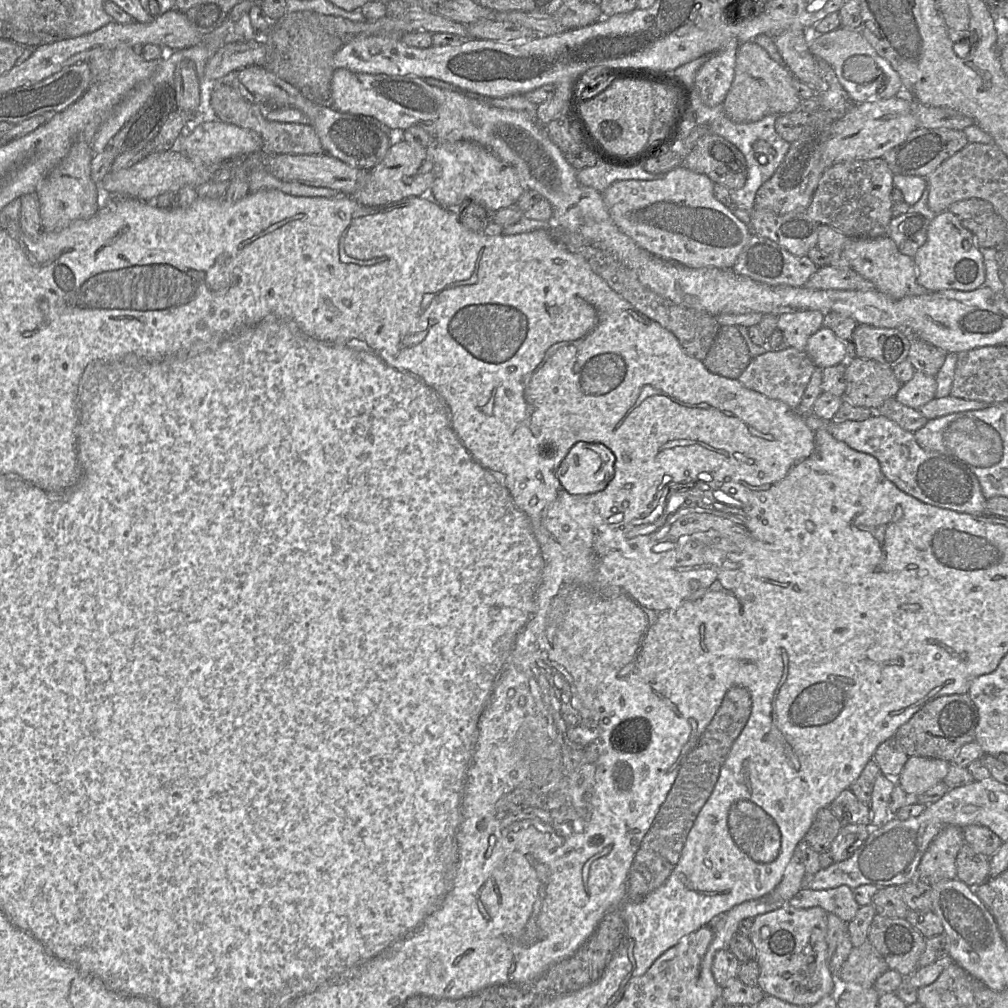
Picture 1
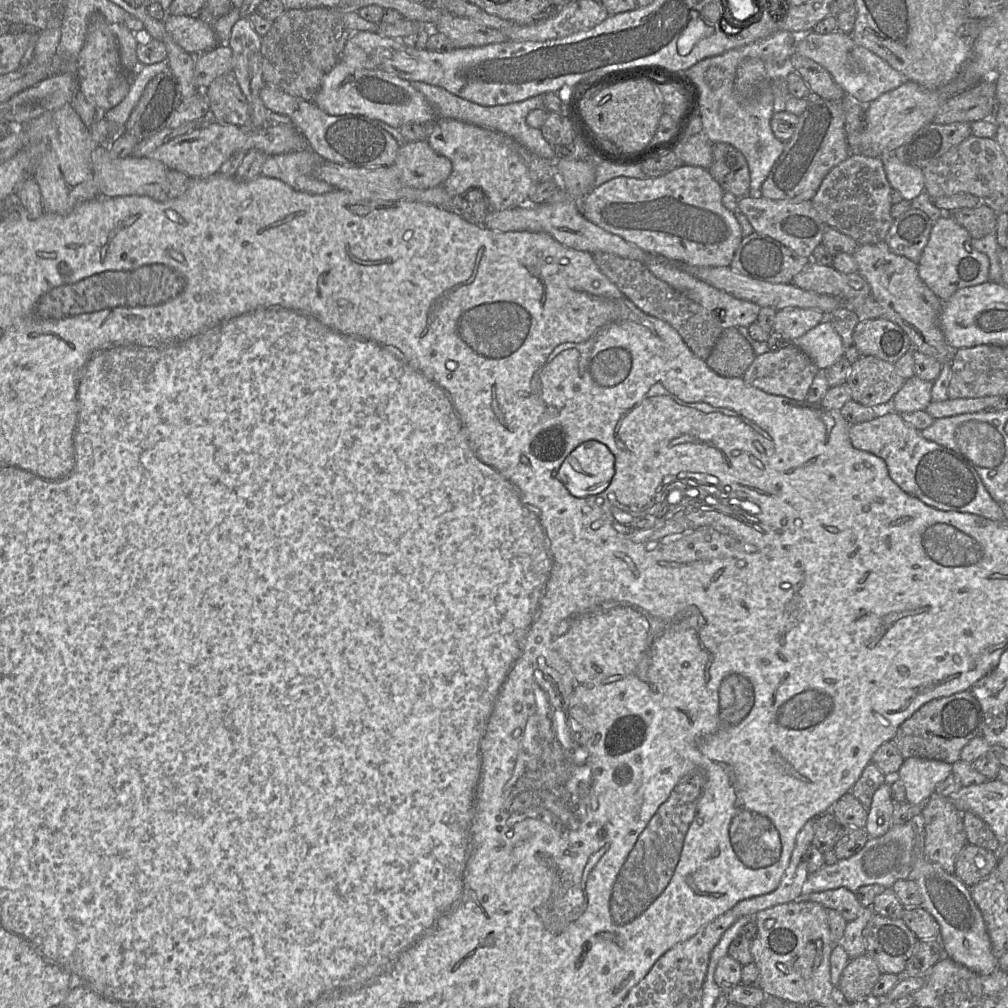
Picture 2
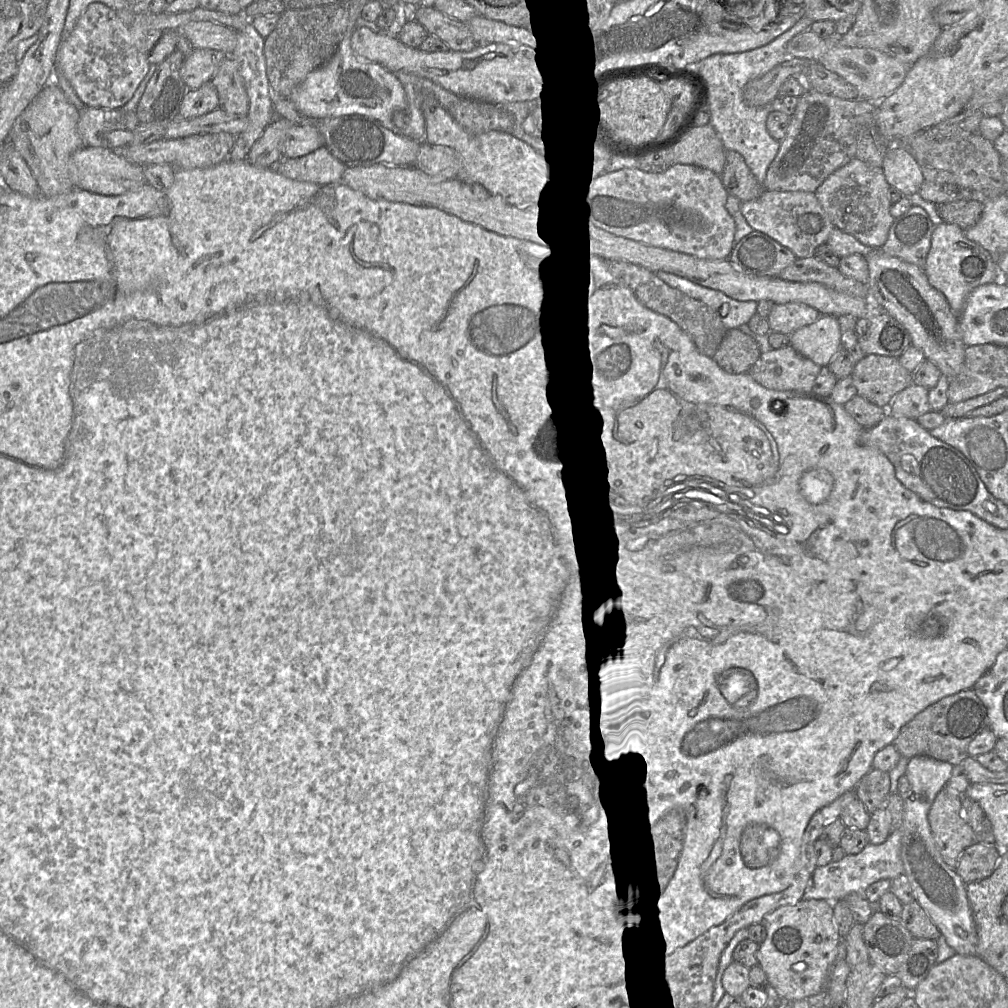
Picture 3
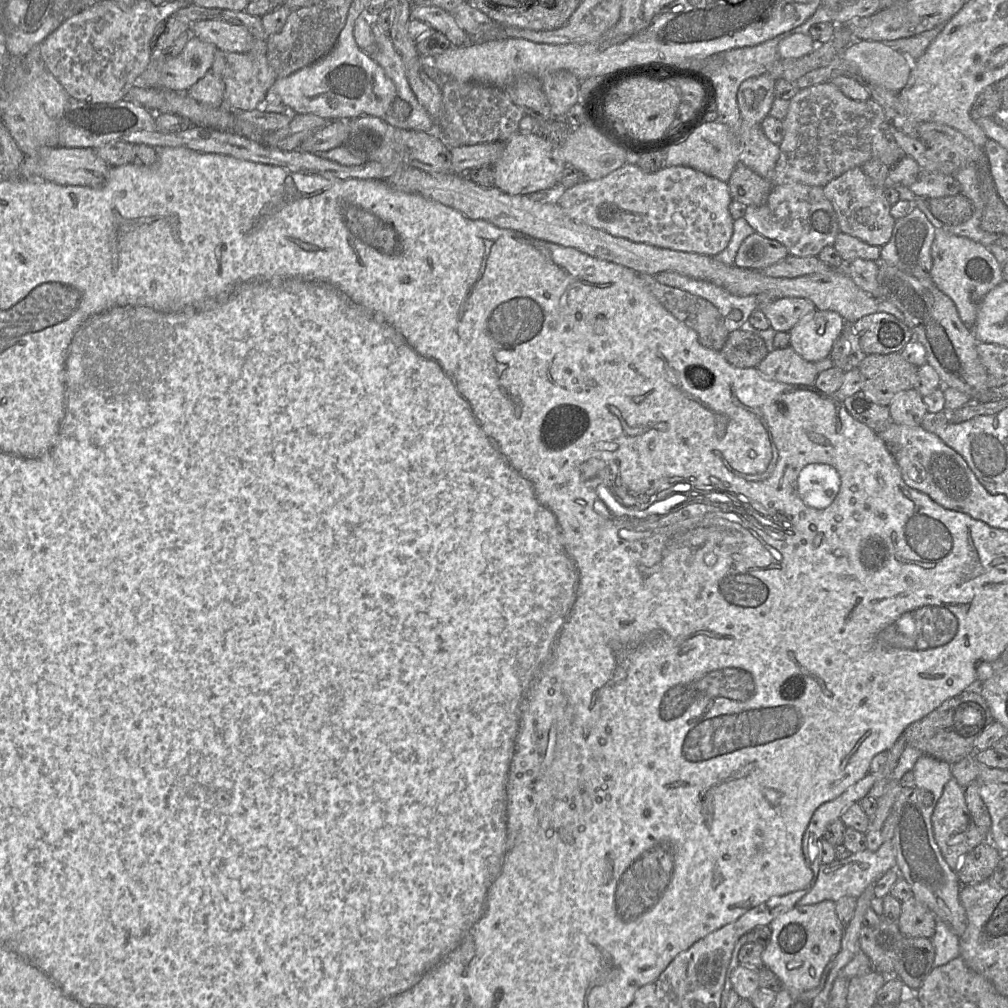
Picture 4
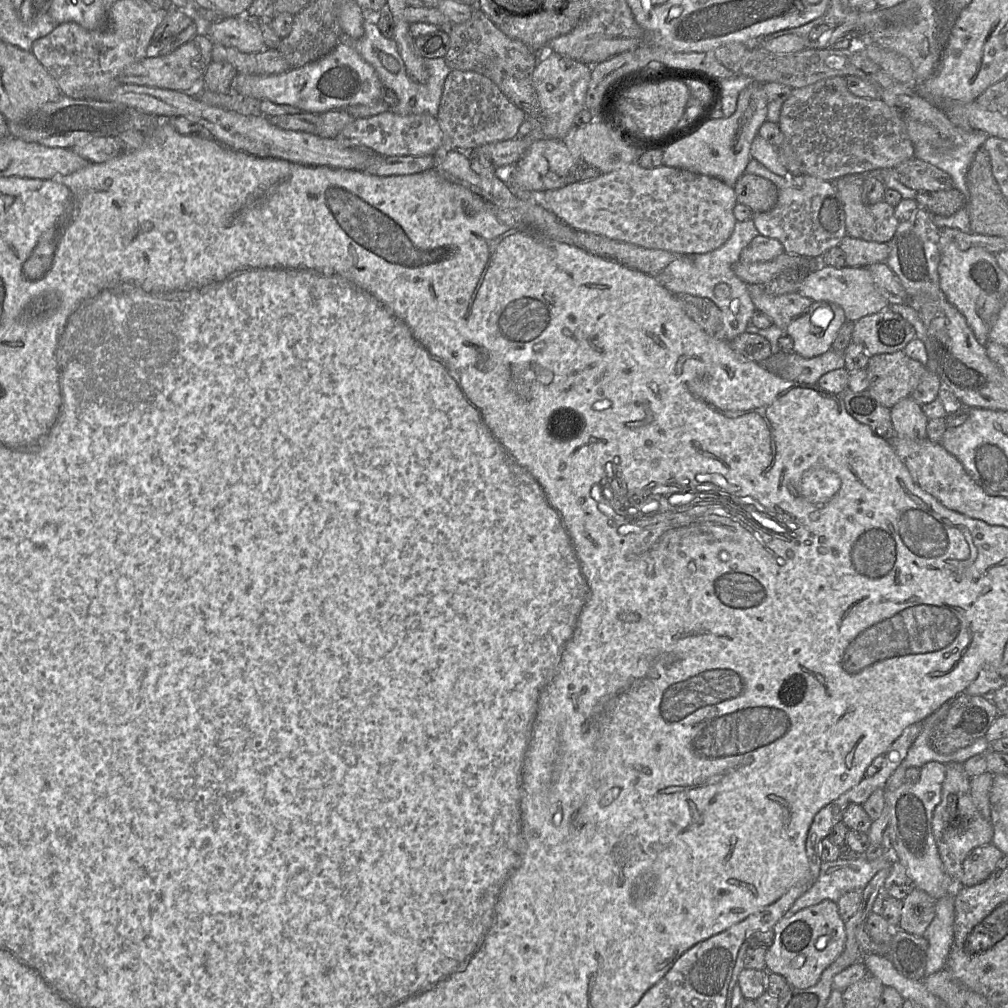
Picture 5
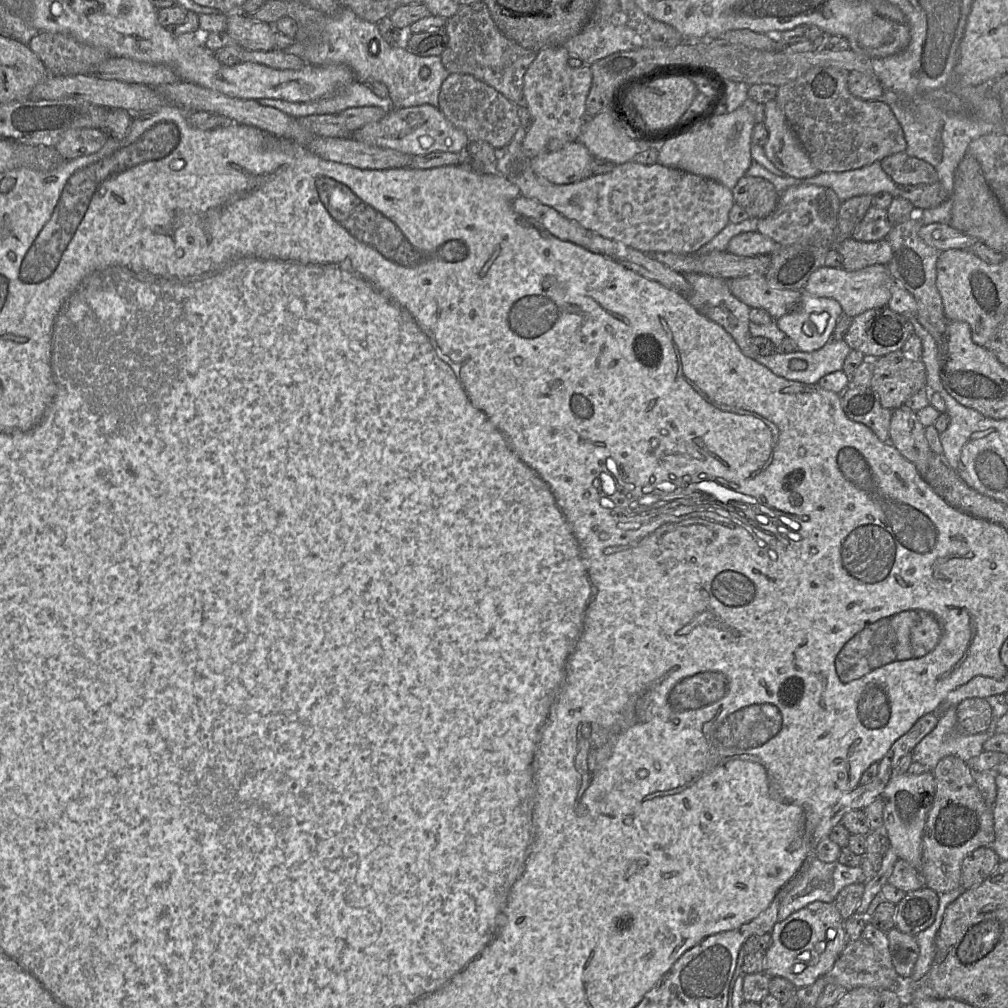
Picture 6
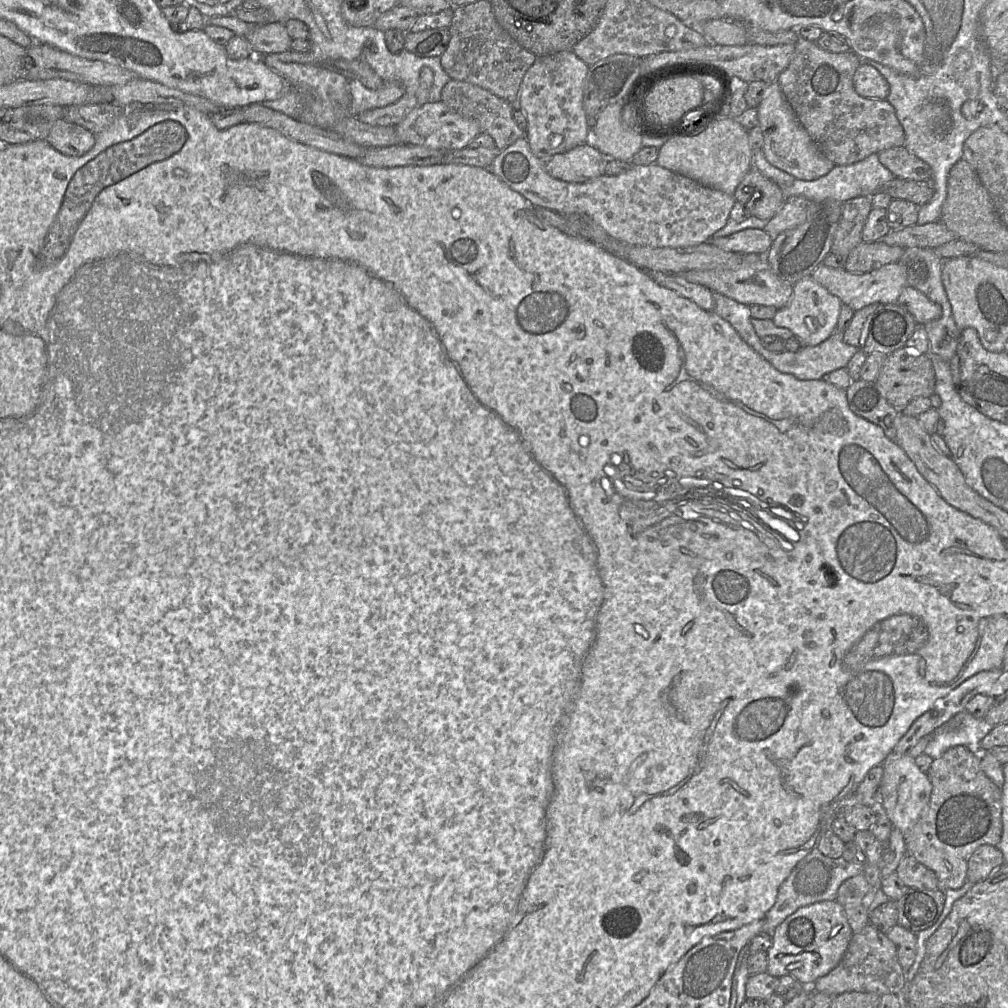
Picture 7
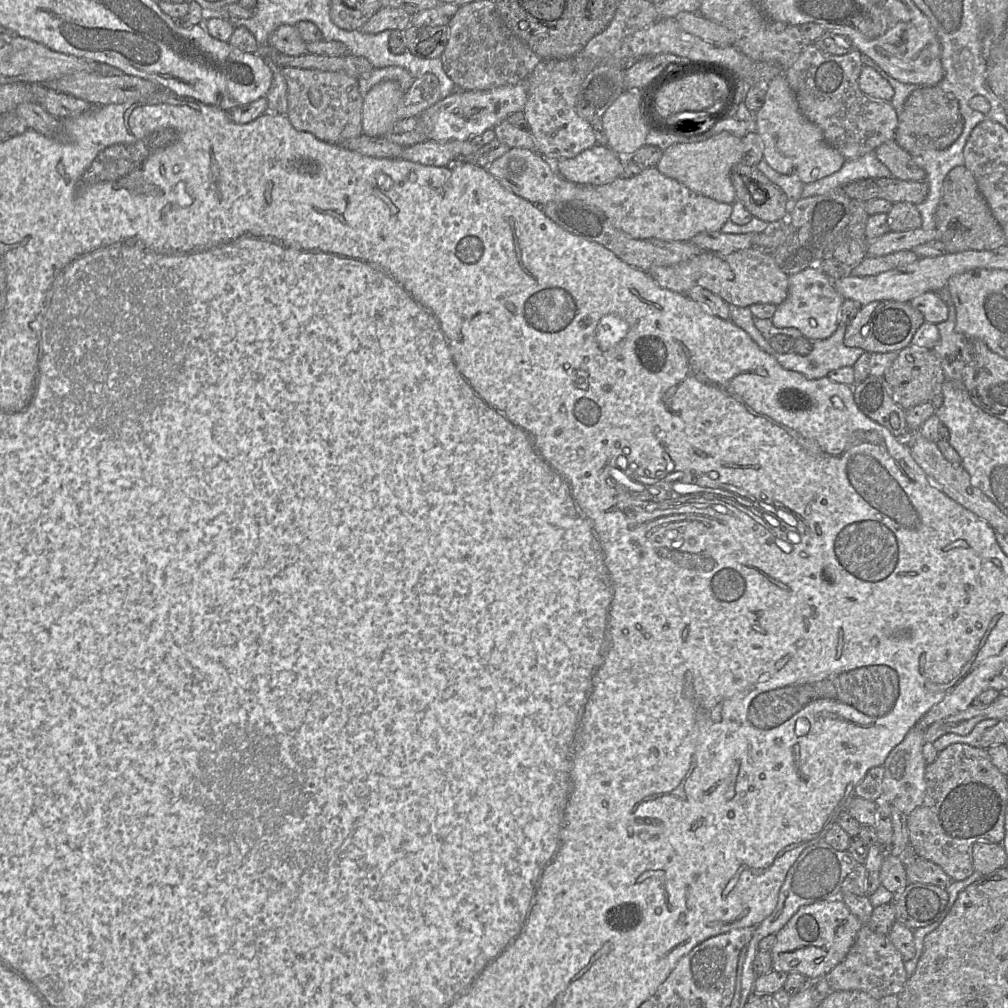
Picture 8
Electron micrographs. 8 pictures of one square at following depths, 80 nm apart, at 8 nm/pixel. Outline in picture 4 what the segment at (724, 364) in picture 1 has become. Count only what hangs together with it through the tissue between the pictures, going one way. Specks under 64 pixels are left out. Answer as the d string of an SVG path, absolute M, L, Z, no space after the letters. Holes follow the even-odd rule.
M741 329L729 333L720 352L736 368L757 367L769 353L763 339Z

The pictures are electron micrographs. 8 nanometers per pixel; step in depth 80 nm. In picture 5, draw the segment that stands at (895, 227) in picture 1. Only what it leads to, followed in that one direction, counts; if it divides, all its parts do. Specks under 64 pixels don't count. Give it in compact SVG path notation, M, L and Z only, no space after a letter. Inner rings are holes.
M919 207L908 220L899 222L892 239L888 242L889 255L885 263L896 275L908 297L921 293L943 294L939 285L940 239L937 228L930 214Z

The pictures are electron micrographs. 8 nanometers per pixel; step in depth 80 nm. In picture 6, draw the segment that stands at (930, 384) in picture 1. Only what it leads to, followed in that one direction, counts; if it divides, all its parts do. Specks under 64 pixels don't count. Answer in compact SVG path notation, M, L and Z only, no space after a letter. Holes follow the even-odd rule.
M903 405L892 411L890 441L901 455L913 463L921 476L934 454L925 436L925 427L916 412Z

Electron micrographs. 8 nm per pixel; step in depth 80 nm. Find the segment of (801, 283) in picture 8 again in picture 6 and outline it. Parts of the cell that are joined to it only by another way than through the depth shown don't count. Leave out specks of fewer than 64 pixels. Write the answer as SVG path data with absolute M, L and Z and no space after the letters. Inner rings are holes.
M803 292L800 306L774 321L794 340L798 351L813 352L832 339L842 314L843 309L836 300Z

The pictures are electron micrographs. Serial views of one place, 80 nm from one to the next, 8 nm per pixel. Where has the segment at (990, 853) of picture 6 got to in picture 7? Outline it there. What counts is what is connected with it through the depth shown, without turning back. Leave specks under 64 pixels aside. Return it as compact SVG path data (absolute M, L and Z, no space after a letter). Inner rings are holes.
M981 845L969 857L967 880L976 884L989 878L1003 863L1004 857L997 846Z

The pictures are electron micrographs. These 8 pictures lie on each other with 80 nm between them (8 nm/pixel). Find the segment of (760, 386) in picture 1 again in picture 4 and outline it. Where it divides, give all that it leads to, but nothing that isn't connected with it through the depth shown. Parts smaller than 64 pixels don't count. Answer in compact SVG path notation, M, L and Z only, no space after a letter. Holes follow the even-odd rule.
M790 346L769 352L756 368L770 380L798 386L813 386L818 375L815 363L803 359Z

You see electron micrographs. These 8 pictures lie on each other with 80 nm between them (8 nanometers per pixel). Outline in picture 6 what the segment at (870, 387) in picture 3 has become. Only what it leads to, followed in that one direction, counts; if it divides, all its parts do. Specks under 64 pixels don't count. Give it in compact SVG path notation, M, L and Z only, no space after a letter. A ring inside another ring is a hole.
M902 350L875 359L871 388L878 394L881 405L895 410L927 385L926 367Z

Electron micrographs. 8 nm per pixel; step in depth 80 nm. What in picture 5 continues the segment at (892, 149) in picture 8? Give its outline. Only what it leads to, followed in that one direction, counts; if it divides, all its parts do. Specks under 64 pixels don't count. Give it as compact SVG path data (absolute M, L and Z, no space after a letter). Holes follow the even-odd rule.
M912 158L893 169L898 180L915 191L939 191L954 188L951 177L937 167Z

